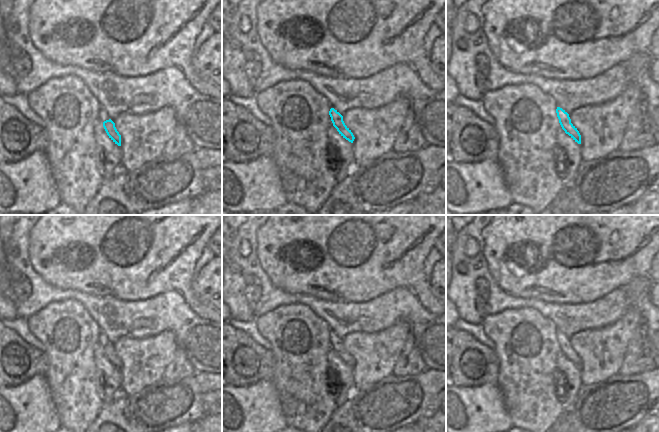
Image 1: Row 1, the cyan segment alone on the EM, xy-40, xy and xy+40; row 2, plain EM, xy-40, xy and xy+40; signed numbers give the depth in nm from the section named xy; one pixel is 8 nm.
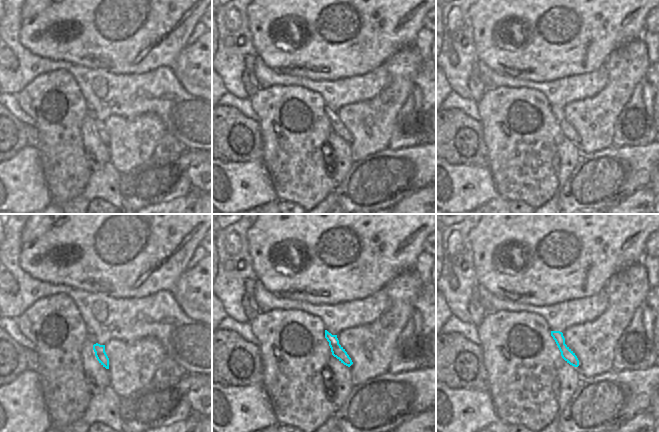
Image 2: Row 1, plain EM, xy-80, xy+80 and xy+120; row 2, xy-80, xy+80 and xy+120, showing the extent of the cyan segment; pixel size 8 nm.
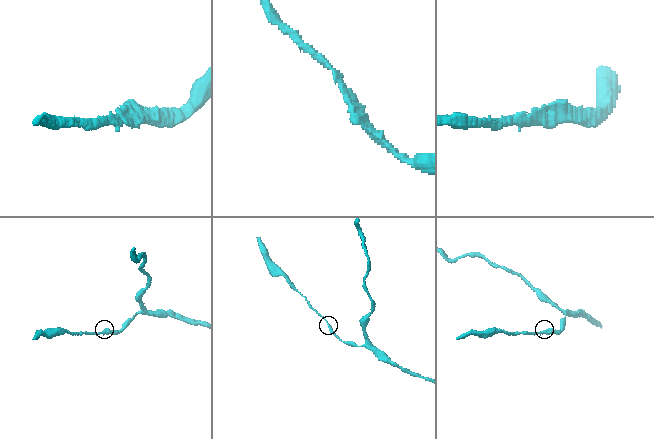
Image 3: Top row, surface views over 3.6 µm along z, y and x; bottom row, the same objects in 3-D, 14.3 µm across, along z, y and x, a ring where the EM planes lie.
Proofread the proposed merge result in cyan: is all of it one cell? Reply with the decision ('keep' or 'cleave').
keep

